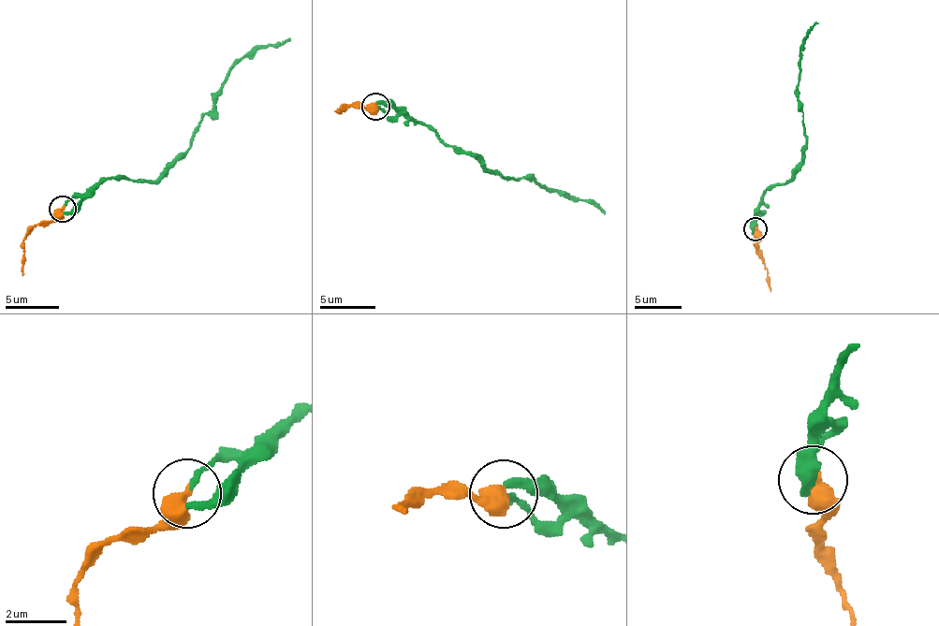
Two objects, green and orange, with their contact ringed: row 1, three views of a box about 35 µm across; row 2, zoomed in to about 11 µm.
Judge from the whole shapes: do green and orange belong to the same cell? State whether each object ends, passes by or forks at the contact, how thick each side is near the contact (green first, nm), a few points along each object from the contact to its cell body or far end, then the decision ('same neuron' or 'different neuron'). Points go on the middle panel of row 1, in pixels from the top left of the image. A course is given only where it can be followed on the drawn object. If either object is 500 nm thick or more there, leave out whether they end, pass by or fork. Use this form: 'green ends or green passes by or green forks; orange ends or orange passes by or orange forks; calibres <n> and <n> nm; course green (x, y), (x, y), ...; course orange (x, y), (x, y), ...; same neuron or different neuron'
calibres 180 and 550 nm; course green (376, 107), (387, 116), (403, 114), (506, 178), (528, 177), (593, 202), (604, 215); course orange (376, 107), (352, 106), (342, 110); same neuron

